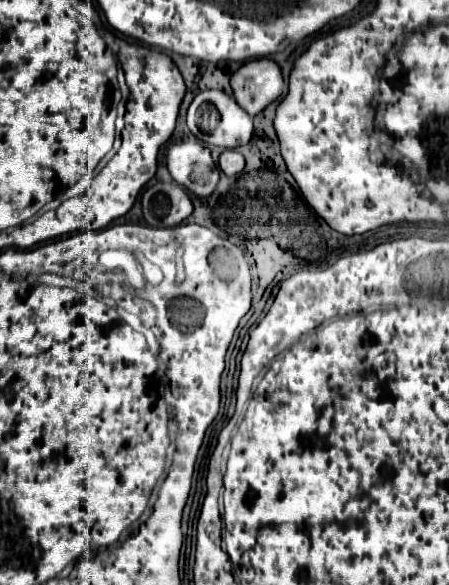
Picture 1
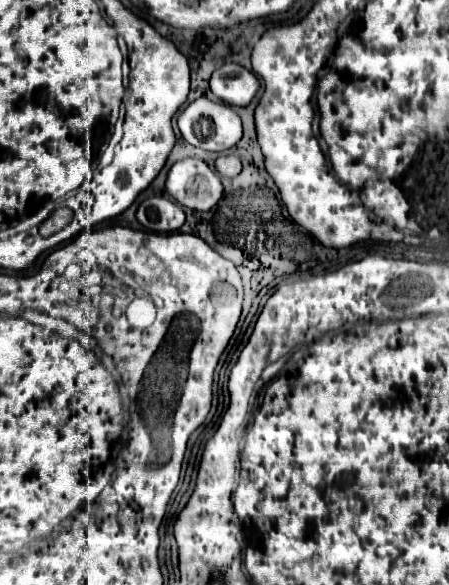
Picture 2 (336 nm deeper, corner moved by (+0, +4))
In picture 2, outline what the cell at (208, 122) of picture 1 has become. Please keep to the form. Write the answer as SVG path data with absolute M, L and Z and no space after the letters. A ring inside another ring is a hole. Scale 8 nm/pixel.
M205 96L187 104L183 108L183 112L179 114L177 124L179 124L179 130L181 130L183 138L189 144L193 144L197 148L203 148L203 150L209 150L209 152L229 150L241 140L241 118L235 112L235 108L231 104L225 104L225 102L213 102Z

